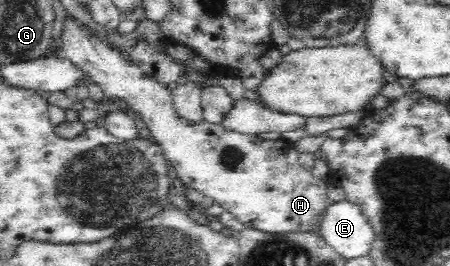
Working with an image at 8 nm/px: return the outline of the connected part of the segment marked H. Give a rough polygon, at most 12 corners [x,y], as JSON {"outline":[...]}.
{"outline":[[80,23],[62,56],[147,124],[174,175],[245,228],[311,232],[331,182],[282,137],[175,109]]}

